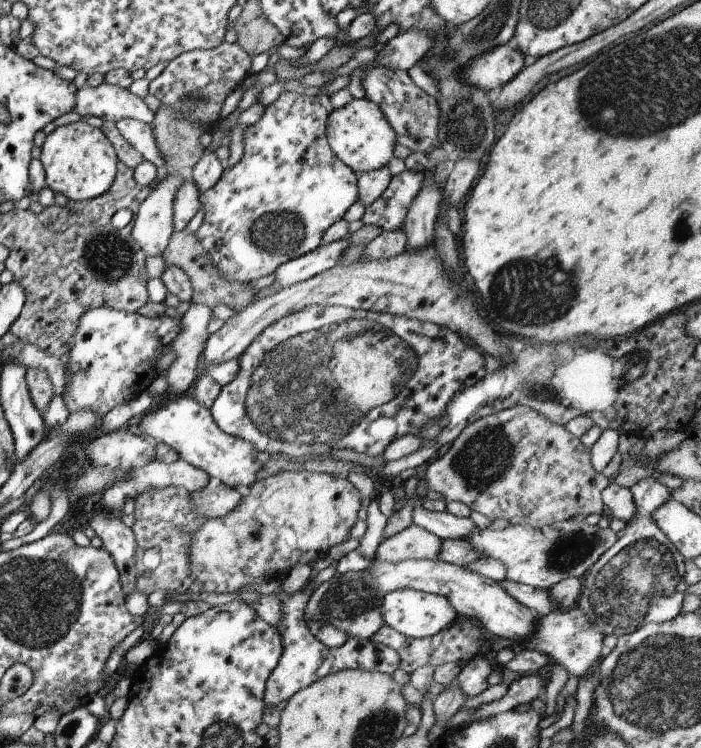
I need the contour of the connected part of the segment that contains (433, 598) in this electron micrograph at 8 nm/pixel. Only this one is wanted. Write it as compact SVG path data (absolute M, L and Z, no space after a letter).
M395 589L382 598L380 611L384 624L404 637L420 639L433 636L455 622L457 613L447 598L413 589Z

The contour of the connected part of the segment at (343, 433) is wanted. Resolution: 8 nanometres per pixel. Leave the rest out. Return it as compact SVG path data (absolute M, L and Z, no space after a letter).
M311 305L303 307L301 310L286 314L276 320L274 323L271 323L269 326L266 326L250 343L249 346L239 356L236 358L238 362L238 373L235 375L235 378L231 379L229 384L223 385L217 397L212 402L210 406L210 413L215 421L215 424L228 435L236 436L237 438L249 441L257 451L259 452L268 452L272 457L274 456L283 456L287 459L295 460L296 458L303 458L304 455L309 454L311 458L321 459L327 458L326 453L331 449L337 448L347 448L350 452L361 452L365 453L369 458L371 456L381 456L382 452L385 450L385 447L397 437L402 437L405 435L415 435L420 431L420 429L426 424L431 423L435 419L441 418L447 403L451 400L451 397L458 393L462 388L470 387L472 384L475 384L478 380L481 380L485 376L485 369L483 368L483 355L479 352L478 349L470 347L466 343L463 343L463 340L459 335L452 330L443 328L442 326L433 325L429 321L418 321L417 319L410 319L403 315L392 315L389 313L374 313L373 311L364 311L361 309L350 309L349 307L344 307L341 305L327 305L327 306L317 306Z

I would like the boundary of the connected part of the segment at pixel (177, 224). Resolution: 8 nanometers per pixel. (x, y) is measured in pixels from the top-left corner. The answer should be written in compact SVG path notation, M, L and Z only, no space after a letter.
M183 181L177 192L174 192L172 202L172 229L180 231L185 229L185 225L199 210L200 202L198 196L200 192L193 182Z

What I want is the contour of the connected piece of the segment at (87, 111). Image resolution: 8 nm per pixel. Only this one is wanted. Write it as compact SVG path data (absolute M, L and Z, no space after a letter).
M103 82L96 87L82 86L75 95L74 111L81 119L95 116L114 123L129 117L149 125L154 119L141 98L113 82Z

